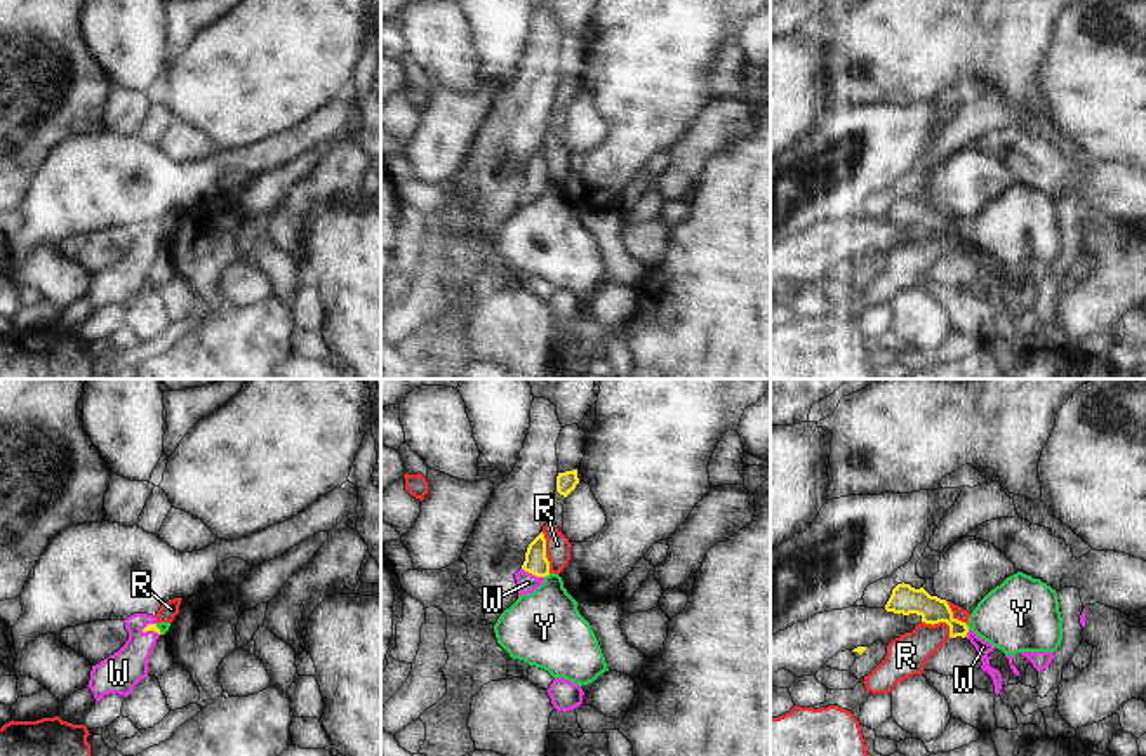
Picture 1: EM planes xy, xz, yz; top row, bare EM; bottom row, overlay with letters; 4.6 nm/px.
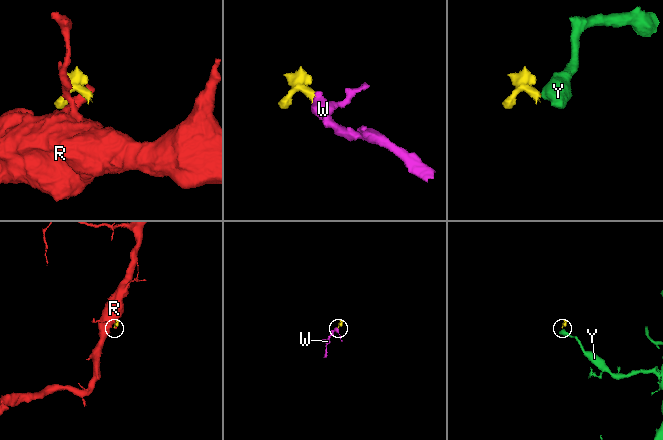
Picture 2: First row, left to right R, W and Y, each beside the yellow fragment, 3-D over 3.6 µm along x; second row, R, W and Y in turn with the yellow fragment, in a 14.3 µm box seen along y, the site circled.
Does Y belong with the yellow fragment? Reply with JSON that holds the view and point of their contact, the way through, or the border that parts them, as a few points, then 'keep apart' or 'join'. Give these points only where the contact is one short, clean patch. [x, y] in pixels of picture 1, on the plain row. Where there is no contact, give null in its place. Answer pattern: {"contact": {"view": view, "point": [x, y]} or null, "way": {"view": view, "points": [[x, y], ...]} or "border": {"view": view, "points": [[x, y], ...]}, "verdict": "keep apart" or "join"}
{"contact": {"view": "xz", "point": [546, 185]}, "border": {"view": "xz", "points": [[550, 185], [545, 188]]}, "verdict": "keep apart"}

